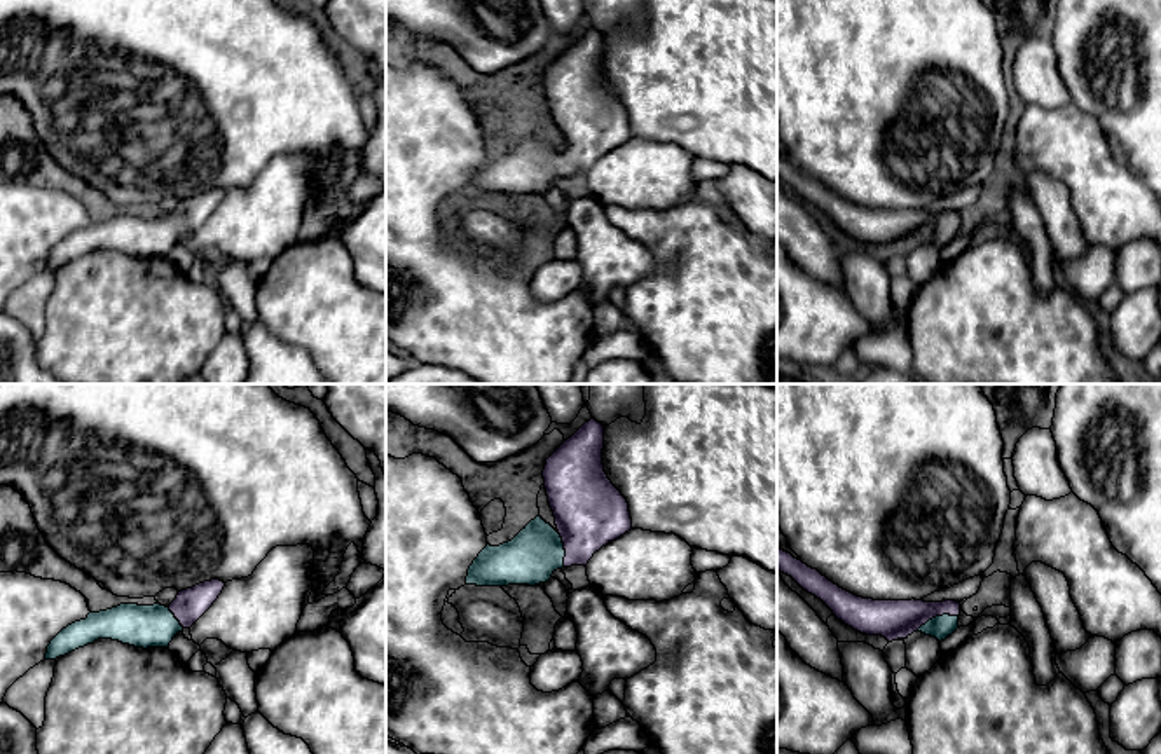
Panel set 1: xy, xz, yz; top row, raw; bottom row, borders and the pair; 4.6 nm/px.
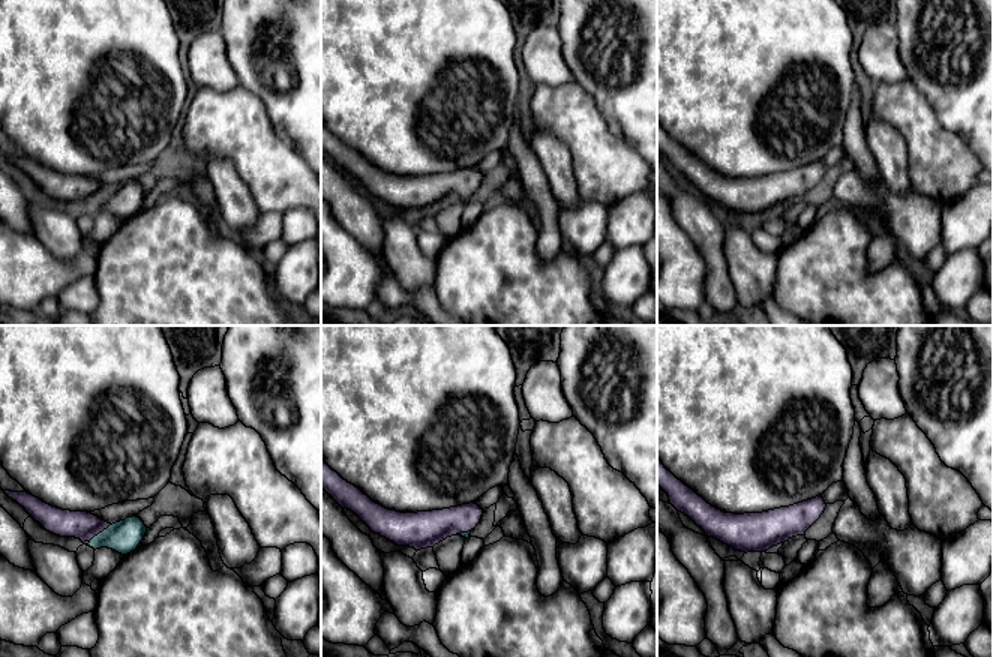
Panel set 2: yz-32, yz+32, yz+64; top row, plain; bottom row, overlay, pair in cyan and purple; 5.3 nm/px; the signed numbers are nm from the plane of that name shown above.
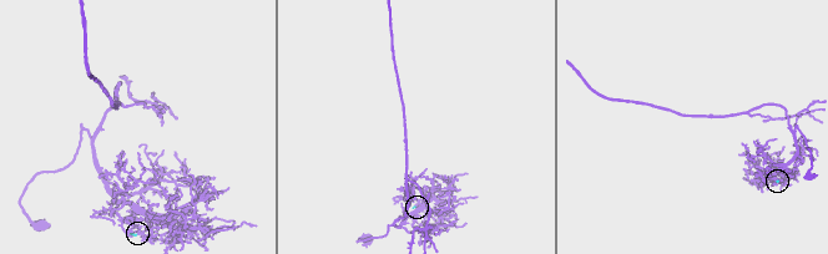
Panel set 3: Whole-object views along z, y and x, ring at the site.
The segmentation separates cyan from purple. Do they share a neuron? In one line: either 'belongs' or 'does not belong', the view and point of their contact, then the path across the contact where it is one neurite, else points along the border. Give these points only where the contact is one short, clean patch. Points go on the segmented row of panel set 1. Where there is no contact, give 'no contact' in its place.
belongs | yz (936, 616) | across yz (940, 627), (936, 616), (903, 616), (893, 620)

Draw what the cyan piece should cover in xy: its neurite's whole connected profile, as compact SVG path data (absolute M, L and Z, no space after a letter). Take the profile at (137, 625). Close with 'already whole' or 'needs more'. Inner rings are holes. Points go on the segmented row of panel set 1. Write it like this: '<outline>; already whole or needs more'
M211 579L178 592L166 607L161 604L117 607L89 613L86 620L63 628L47 646L45 660L56 660L98 639L112 639L134 648L168 648L173 637L190 628L218 599L225 583Z; needs more

